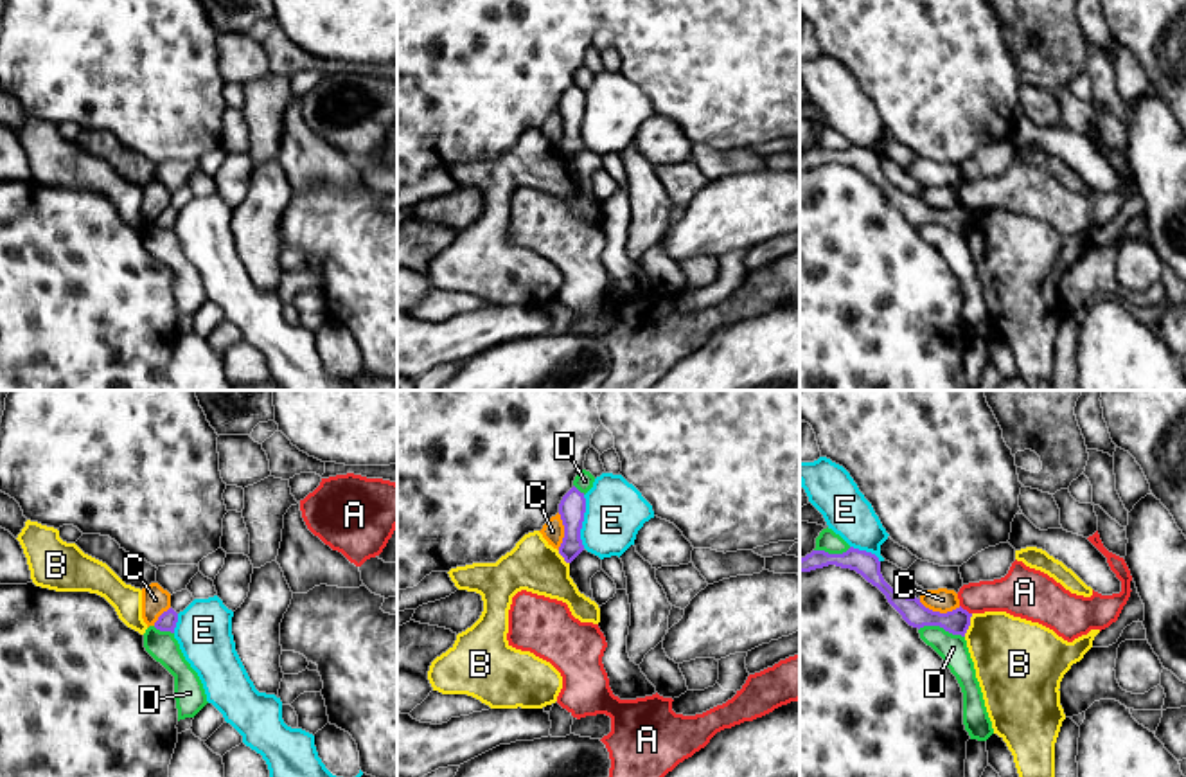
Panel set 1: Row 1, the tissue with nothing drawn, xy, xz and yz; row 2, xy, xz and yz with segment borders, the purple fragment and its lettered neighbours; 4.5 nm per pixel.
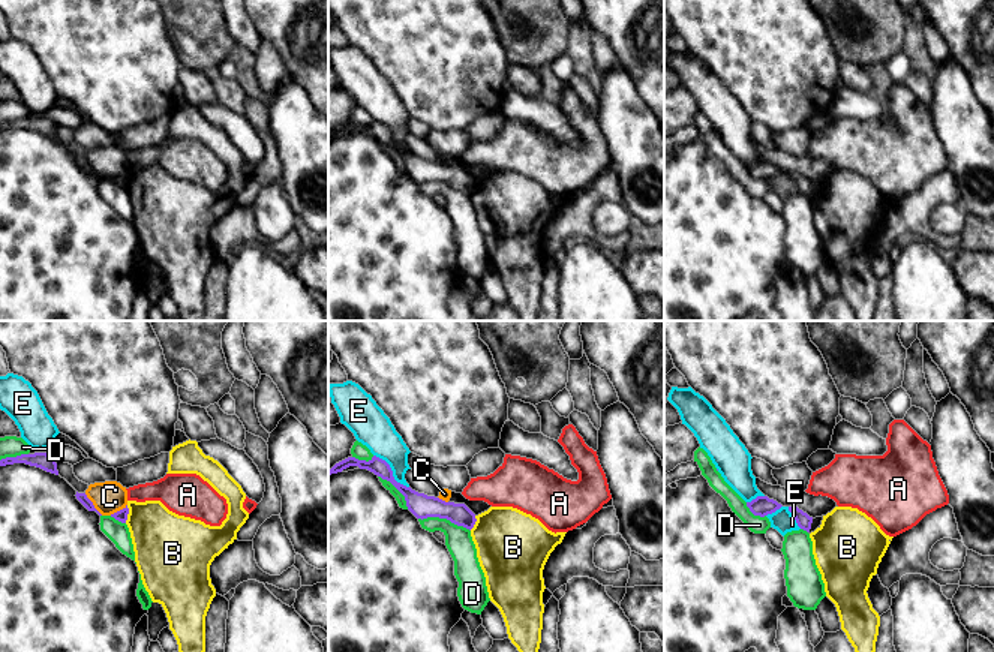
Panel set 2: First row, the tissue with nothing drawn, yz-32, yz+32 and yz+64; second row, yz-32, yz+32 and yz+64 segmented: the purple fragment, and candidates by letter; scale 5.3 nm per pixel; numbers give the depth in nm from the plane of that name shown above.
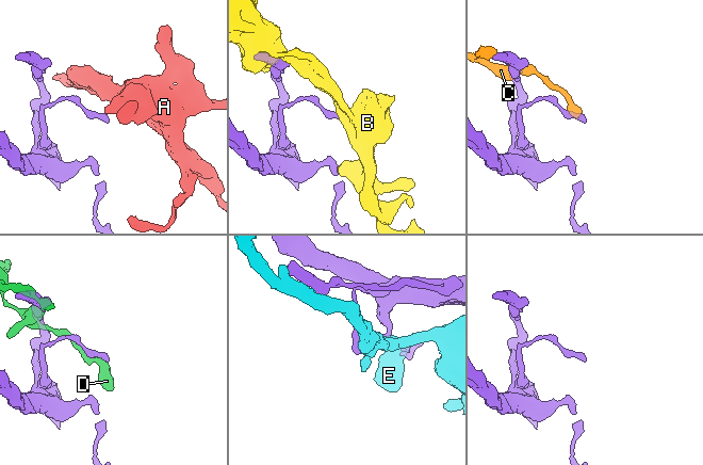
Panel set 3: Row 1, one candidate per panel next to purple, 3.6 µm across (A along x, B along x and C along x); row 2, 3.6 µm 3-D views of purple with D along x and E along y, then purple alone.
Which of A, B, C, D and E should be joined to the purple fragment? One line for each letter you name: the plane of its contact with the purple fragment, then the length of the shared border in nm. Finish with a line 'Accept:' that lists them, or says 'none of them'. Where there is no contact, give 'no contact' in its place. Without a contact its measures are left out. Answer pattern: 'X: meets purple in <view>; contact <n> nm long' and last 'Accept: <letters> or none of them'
Accept: none of them

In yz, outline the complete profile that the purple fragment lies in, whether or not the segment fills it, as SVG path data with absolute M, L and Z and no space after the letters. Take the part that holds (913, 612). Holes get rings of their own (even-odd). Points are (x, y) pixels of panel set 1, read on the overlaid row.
M850 547L843 554L828 554L825 550L812 550L805 558L800 559L800 574L801 572L810 572L816 568L823 568L828 565L836 565L841 568L850 568L861 574L868 583L877 586L888 599L888 603L902 615L902 619L913 626L913 628L924 628L924 626L940 626L945 631L952 635L961 635L965 637L969 626L970 626L970 617L967 610L961 606L940 613L925 608L920 599L916 597L907 597L897 590L893 590L882 577L881 574L881 561L875 554L859 550Z

